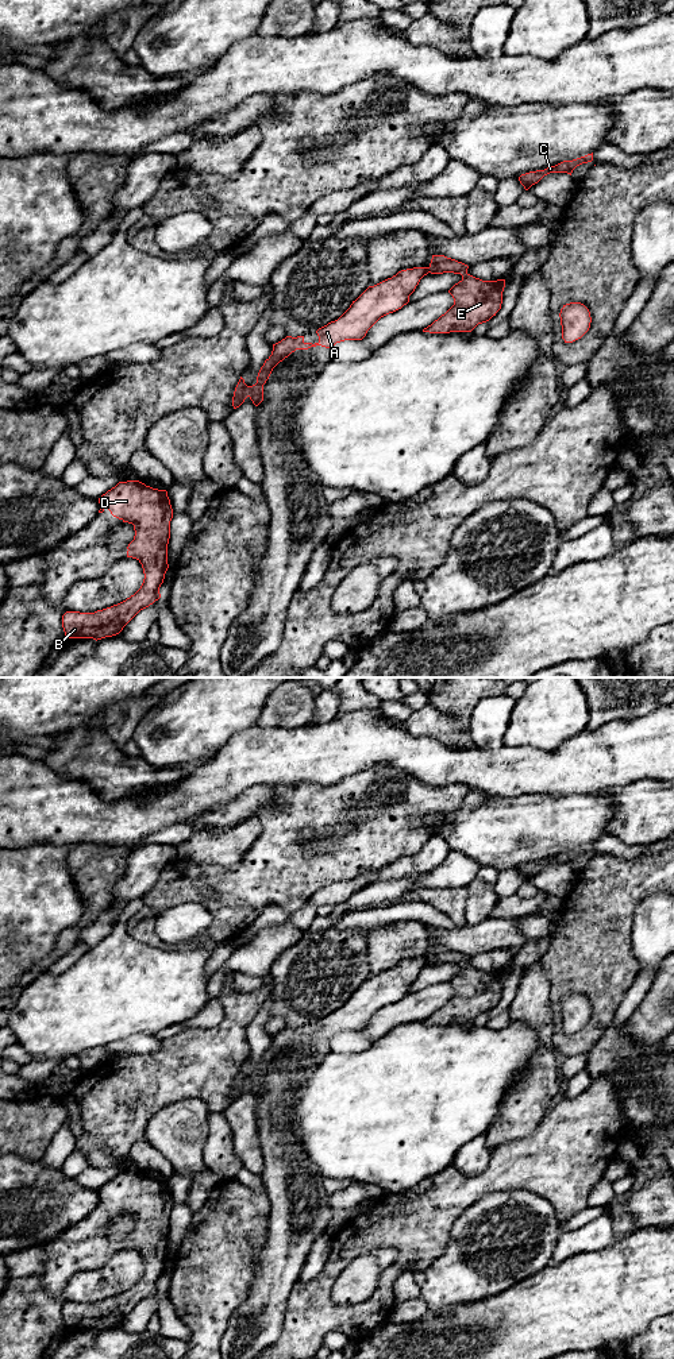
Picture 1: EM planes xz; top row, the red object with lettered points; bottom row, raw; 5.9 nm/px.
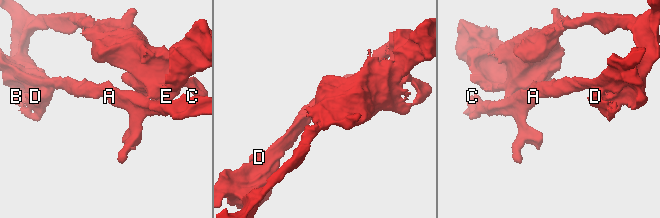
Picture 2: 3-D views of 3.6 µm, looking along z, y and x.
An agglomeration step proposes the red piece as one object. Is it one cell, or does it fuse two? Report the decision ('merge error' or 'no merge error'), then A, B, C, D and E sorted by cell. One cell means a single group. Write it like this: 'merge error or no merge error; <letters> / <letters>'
merge error; A C / B D E

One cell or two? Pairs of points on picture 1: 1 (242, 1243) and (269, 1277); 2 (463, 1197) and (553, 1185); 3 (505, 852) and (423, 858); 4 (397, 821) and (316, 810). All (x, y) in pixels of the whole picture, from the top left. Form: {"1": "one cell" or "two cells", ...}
{"1": "two cells", "2": "one cell", "3": "two cells", "4": "one cell"}

